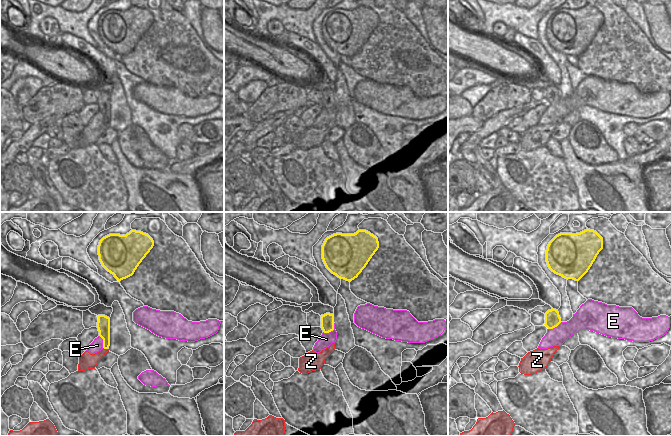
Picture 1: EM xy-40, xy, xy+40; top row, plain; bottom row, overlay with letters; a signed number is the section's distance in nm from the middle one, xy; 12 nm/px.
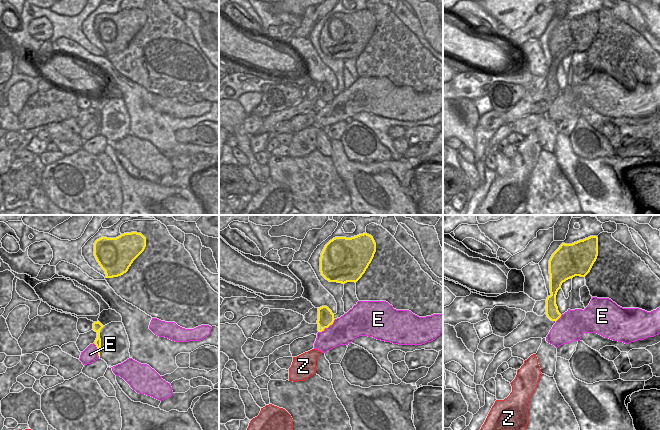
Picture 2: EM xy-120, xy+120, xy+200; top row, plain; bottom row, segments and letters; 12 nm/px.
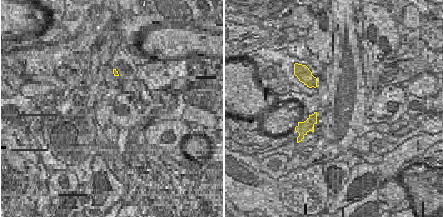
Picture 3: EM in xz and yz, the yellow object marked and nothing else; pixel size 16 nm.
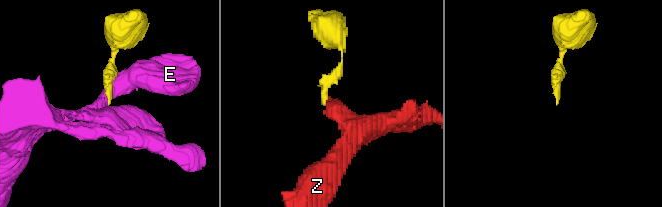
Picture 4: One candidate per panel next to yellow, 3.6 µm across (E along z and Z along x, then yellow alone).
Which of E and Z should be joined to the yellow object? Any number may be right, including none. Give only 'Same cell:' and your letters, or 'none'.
Same cell: Z

